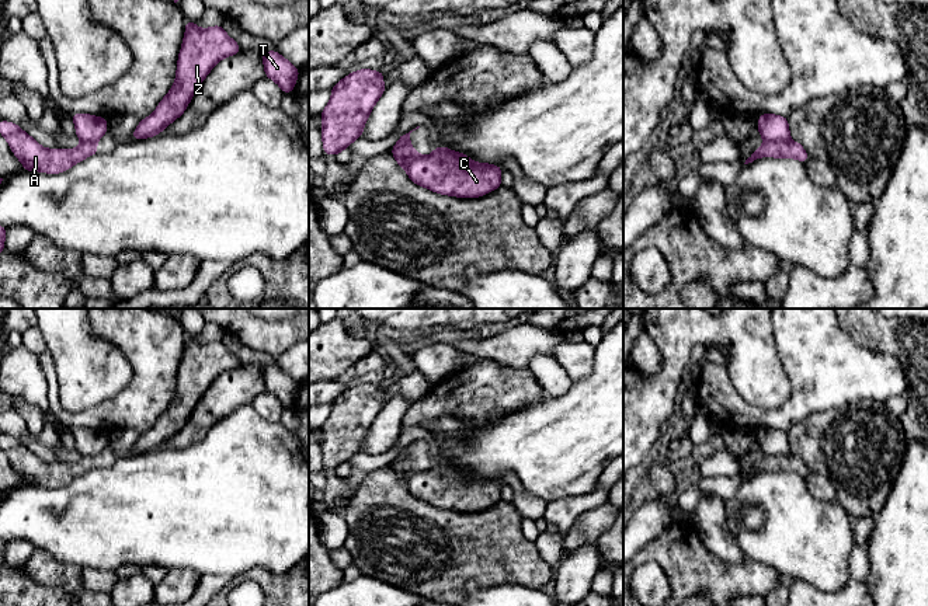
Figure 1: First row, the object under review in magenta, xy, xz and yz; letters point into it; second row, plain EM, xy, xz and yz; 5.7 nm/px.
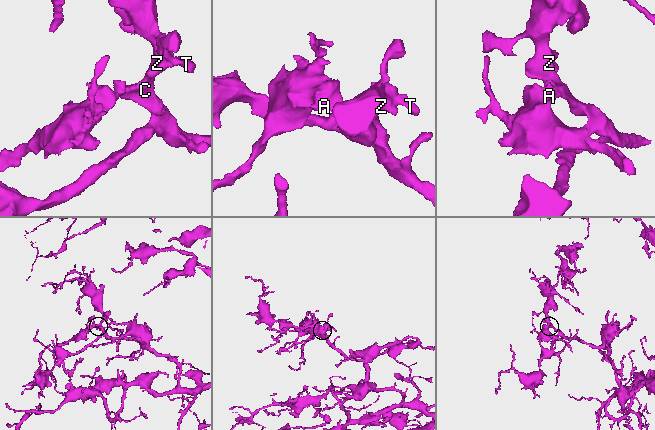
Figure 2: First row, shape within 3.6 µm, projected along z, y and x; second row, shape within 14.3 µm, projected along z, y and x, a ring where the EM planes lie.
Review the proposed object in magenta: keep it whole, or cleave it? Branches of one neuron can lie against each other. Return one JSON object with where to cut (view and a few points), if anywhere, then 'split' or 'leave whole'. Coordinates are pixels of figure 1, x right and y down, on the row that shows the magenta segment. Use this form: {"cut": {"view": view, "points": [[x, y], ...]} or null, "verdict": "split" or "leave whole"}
{"cut": {"view": "yz", "points": [[789, 139], [765, 142]]}, "verdict": "split"}

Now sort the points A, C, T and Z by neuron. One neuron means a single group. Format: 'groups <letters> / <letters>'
groups A / C T Z

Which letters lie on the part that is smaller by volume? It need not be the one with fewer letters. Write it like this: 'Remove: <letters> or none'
Remove: A

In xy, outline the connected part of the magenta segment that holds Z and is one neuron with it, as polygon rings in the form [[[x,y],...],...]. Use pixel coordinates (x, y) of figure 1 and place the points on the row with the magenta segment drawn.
[[[187,21],[175,81],[154,112],[139,122],[131,139],[153,137],[163,132],[183,115],[212,67],[240,50],[239,43],[225,32],[222,25],[198,28],[195,21]]]

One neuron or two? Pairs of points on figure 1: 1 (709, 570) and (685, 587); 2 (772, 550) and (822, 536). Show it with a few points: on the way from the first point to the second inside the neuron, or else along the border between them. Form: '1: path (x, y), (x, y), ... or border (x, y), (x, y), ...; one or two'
1: path (704, 574), (698, 574), (691, 581); one
2: path (785, 542), (809, 539); one

